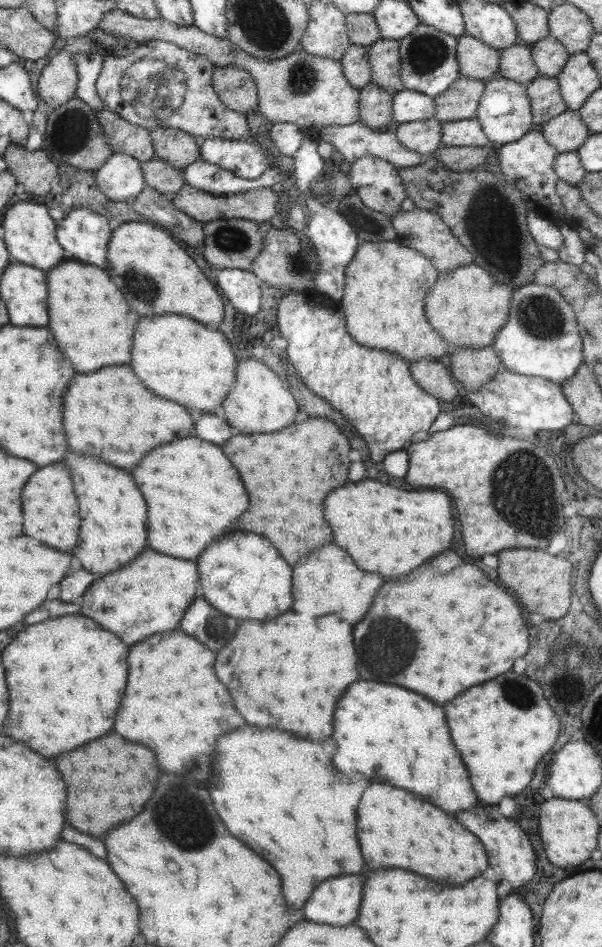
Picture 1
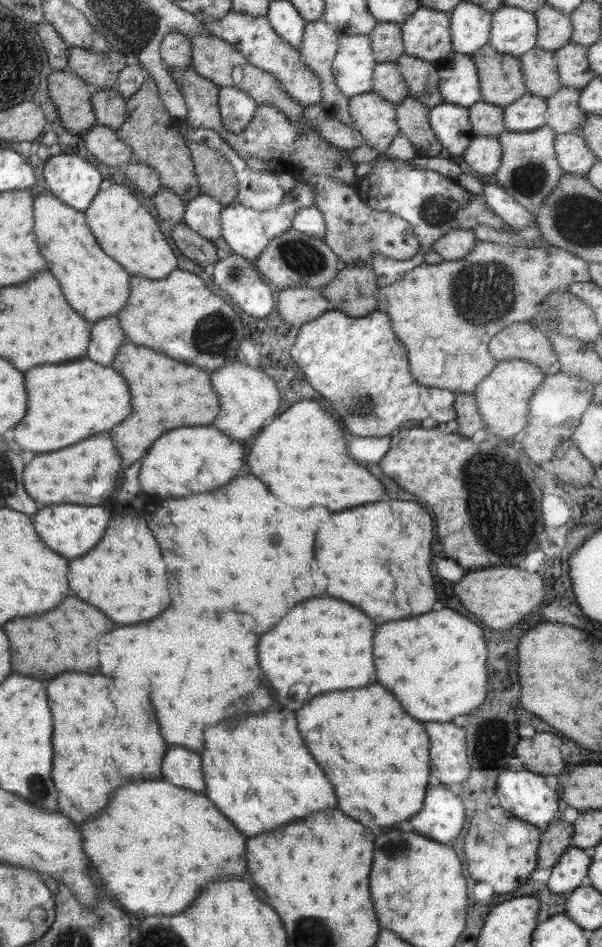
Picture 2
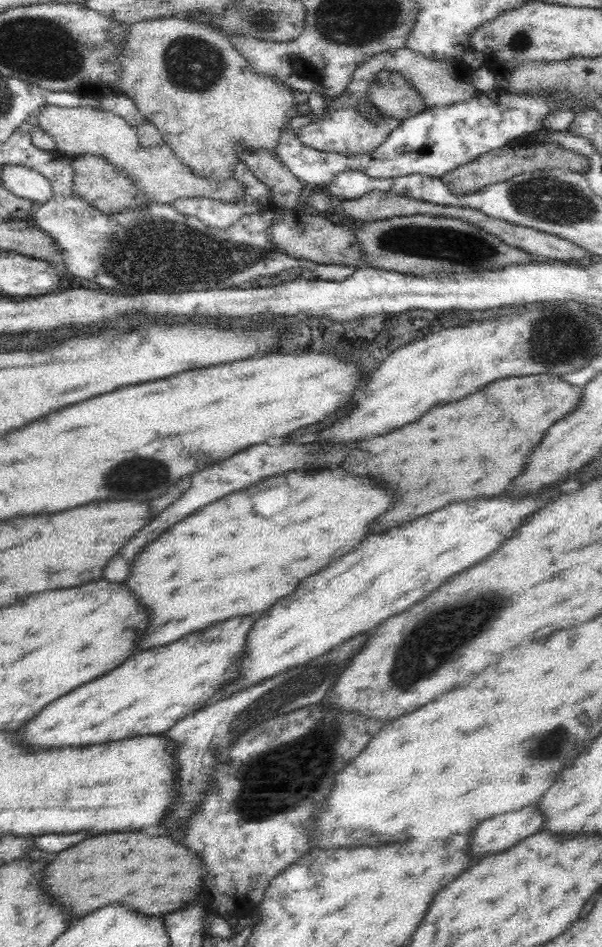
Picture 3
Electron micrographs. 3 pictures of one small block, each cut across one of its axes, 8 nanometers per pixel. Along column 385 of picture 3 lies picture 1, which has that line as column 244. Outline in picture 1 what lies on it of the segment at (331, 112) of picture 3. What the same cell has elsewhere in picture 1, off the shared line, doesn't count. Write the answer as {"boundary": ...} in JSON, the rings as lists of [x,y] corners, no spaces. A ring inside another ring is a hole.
{"boundary":[[[163,40],[144,41],[125,56],[103,56],[95,90],[105,109],[132,125],[149,130],[179,129],[199,142],[219,137],[251,140],[258,144],[249,133],[245,116],[229,110],[214,94],[211,80],[213,69],[207,58],[175,44]]]}

